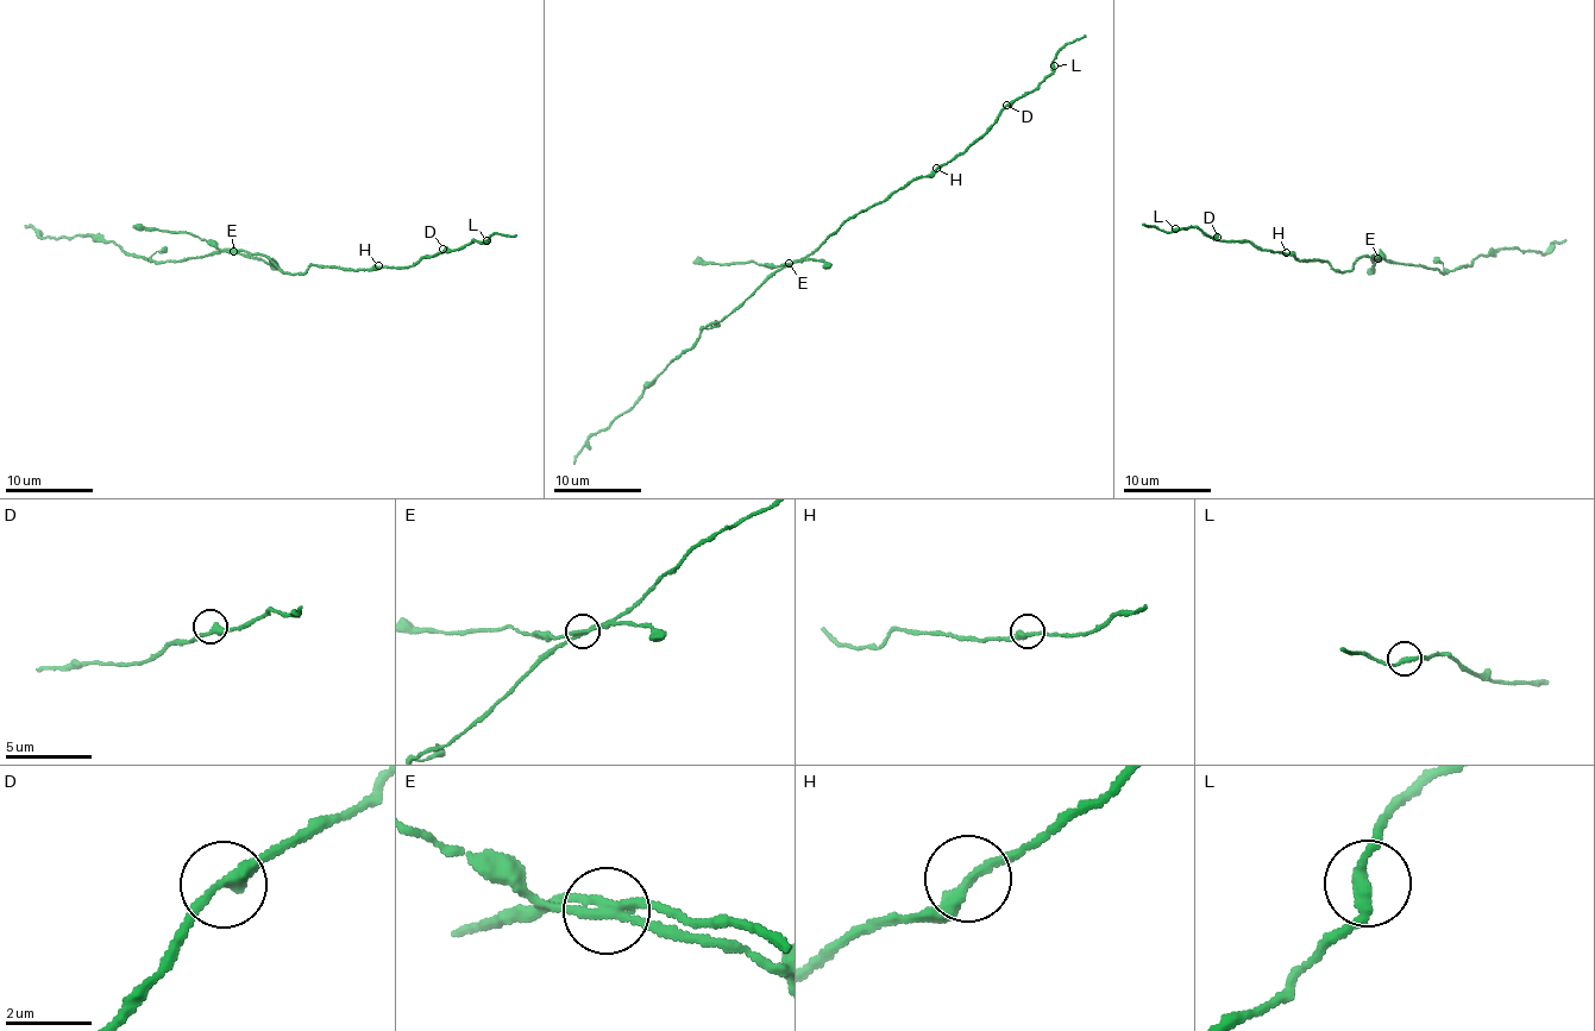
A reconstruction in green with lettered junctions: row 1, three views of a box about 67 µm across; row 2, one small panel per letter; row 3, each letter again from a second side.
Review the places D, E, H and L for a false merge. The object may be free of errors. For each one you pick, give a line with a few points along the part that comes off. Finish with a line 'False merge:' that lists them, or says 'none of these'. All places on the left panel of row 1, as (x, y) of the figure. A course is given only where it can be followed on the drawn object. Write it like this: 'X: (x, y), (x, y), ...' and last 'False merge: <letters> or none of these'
E: (234, 251), (219, 250), (196, 234), (137, 230), (132, 225)
False merge: E

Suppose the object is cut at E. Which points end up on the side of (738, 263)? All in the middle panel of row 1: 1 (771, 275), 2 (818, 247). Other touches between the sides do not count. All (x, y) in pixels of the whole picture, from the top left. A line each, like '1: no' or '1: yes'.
1: no
2: no

